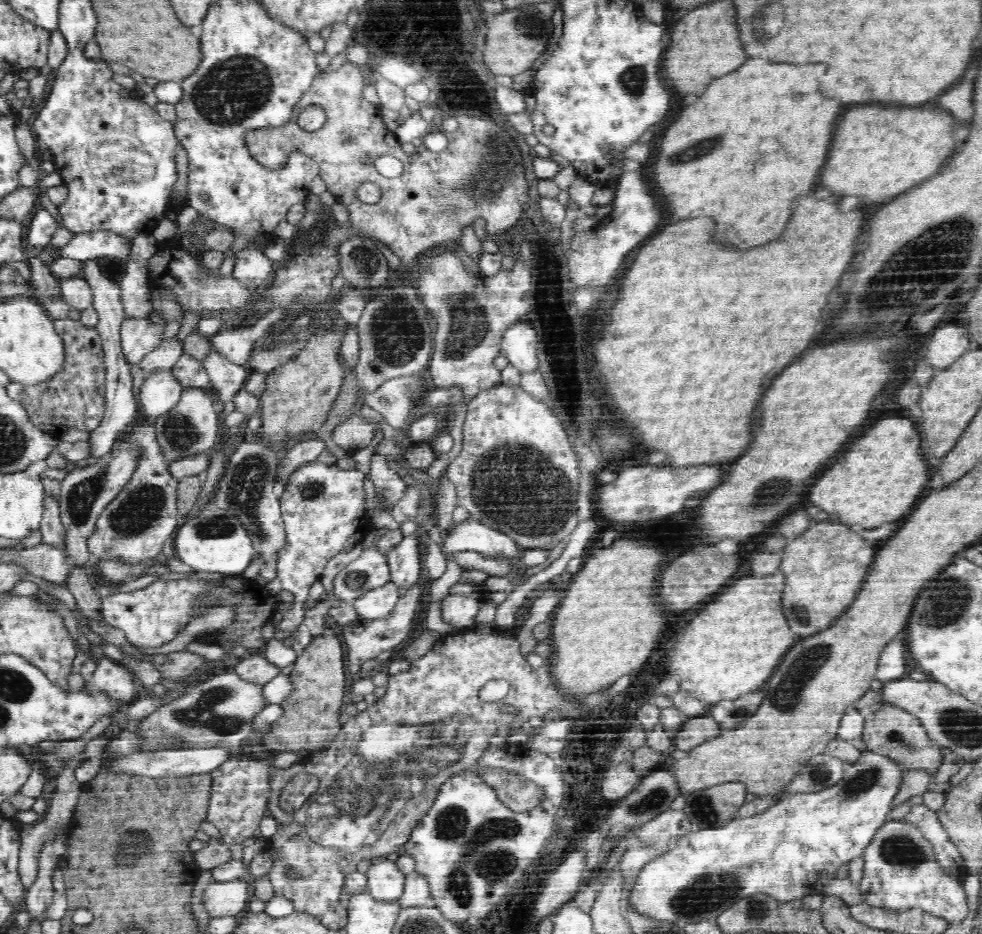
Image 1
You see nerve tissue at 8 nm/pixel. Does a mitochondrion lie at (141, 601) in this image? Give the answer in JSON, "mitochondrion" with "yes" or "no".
{"mitochondrion":"no"}

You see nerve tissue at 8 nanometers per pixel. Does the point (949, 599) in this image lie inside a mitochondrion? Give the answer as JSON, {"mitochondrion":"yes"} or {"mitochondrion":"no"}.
{"mitochondrion":"yes"}

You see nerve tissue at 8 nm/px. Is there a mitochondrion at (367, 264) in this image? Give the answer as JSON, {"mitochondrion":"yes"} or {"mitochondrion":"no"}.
{"mitochondrion":"yes"}

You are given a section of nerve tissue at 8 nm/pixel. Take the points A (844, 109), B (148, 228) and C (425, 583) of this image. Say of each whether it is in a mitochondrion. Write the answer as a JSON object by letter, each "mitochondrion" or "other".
{"A":"other","B":"other","C":"other"}

